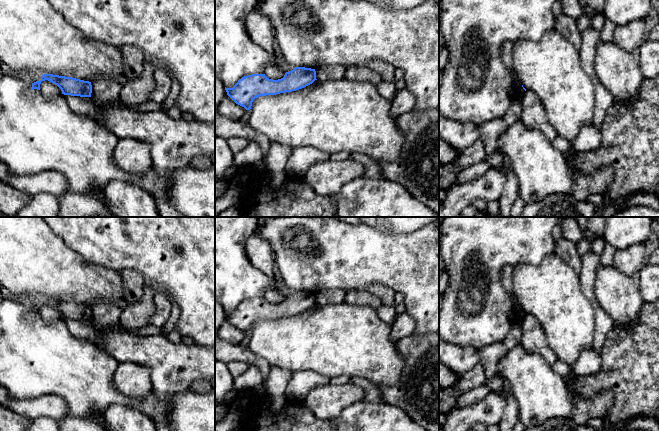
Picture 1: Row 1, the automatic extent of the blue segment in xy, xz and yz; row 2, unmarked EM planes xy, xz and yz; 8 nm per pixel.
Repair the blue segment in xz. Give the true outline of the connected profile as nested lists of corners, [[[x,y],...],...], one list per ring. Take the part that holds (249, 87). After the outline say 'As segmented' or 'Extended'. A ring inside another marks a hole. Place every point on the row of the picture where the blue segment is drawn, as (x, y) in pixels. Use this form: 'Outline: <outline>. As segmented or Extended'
Outline: [[[295,67],[284,77],[272,80],[265,74],[251,74],[242,77],[232,88],[226,88],[227,95],[238,105],[250,110],[255,98],[292,92],[312,84],[316,79],[315,69]]]. As segmented

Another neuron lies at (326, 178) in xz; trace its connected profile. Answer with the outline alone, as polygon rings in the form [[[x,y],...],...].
[[[351,158],[341,161],[328,159],[311,165],[301,174],[318,195],[332,196],[345,184],[361,178],[364,166]]]

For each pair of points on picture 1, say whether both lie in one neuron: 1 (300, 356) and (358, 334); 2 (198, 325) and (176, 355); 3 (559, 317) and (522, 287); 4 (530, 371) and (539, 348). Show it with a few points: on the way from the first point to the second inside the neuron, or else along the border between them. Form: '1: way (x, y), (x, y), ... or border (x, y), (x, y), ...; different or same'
1: way (314, 342), (344, 339); same
2: border (194, 343), (204, 346); different
3: way (550, 308), (531, 289); same
4: border (520, 343), (527, 351), (540, 355), (551, 366); different

